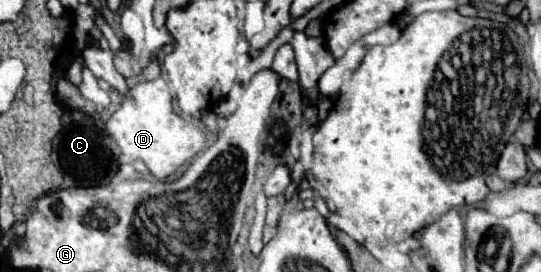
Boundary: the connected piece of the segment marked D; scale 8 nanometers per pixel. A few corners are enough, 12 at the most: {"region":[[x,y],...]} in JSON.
{"region":[[163,78],[131,88],[105,128],[119,162],[167,180],[203,148]]}

